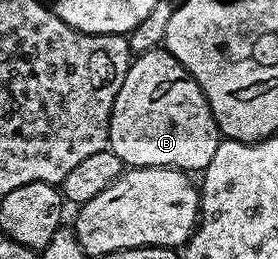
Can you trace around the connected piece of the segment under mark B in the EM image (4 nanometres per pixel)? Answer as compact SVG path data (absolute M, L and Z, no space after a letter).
M159 47L147 53L137 54L131 60L128 71L124 75L124 83L120 83L120 91L116 91L116 99L110 116L110 152L118 156L123 166L136 169L148 167L168 167L183 171L201 171L208 167L212 155L216 151L220 134L218 124L210 110L201 87L190 72L173 57L165 47Z

